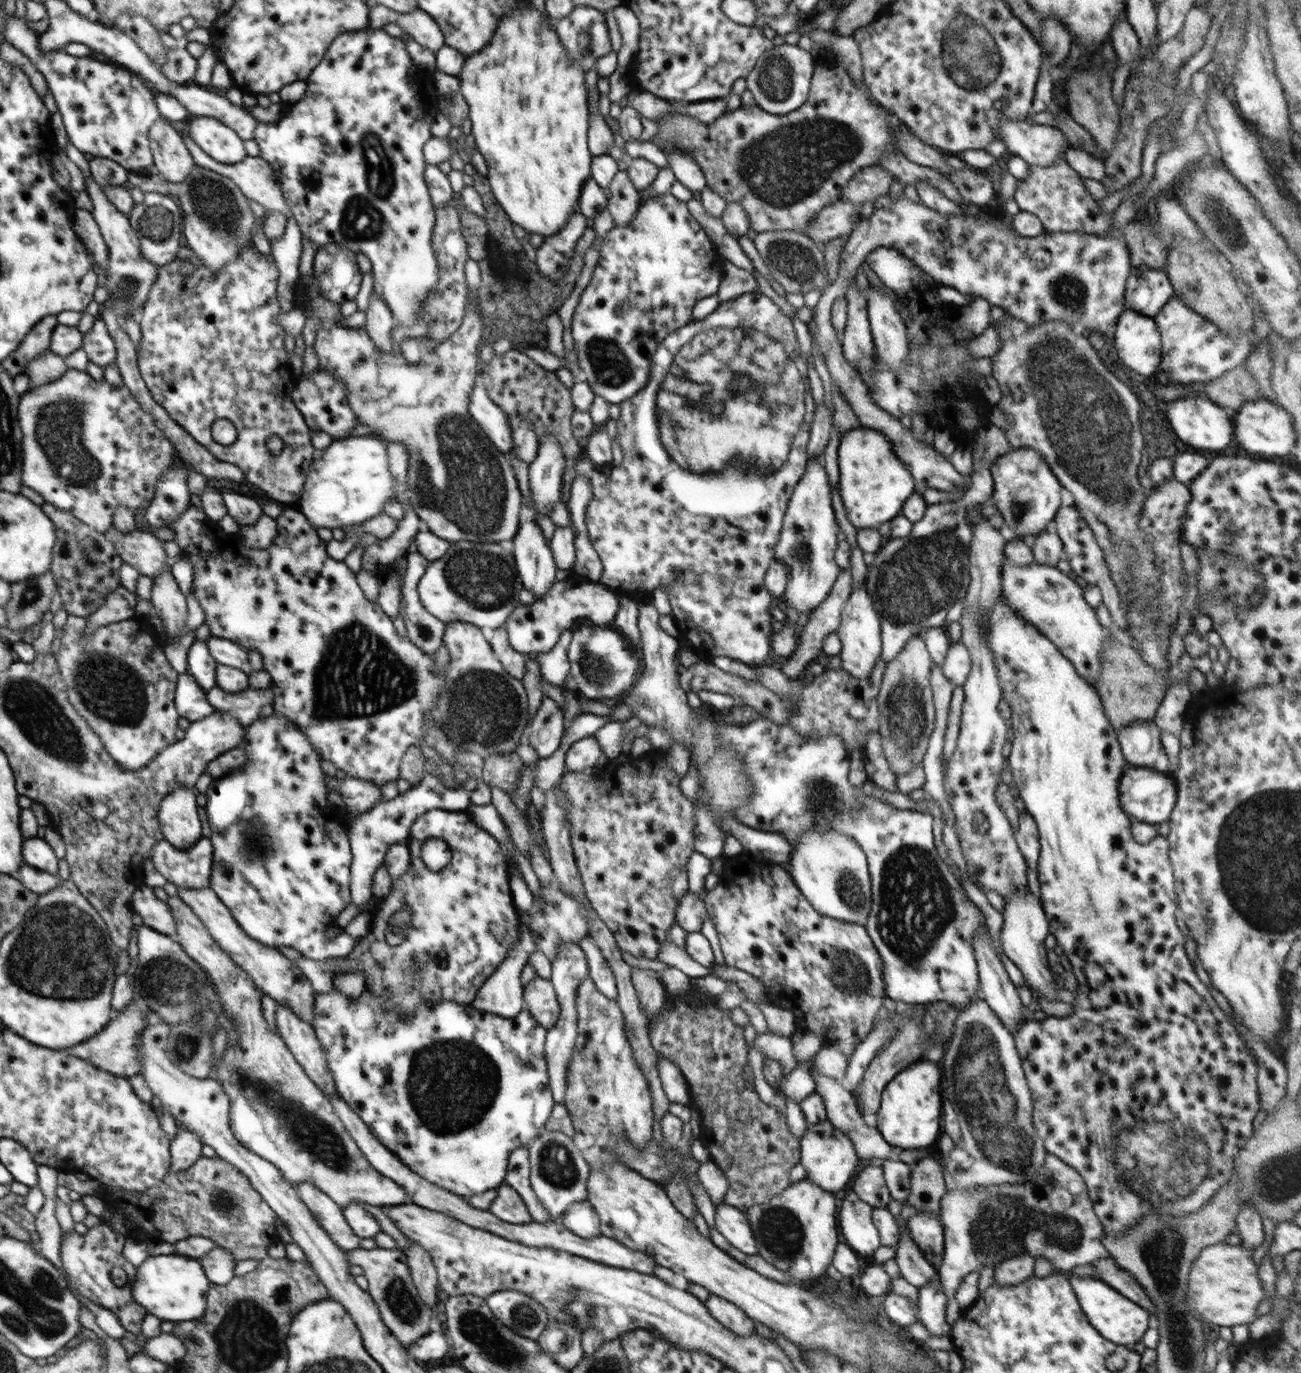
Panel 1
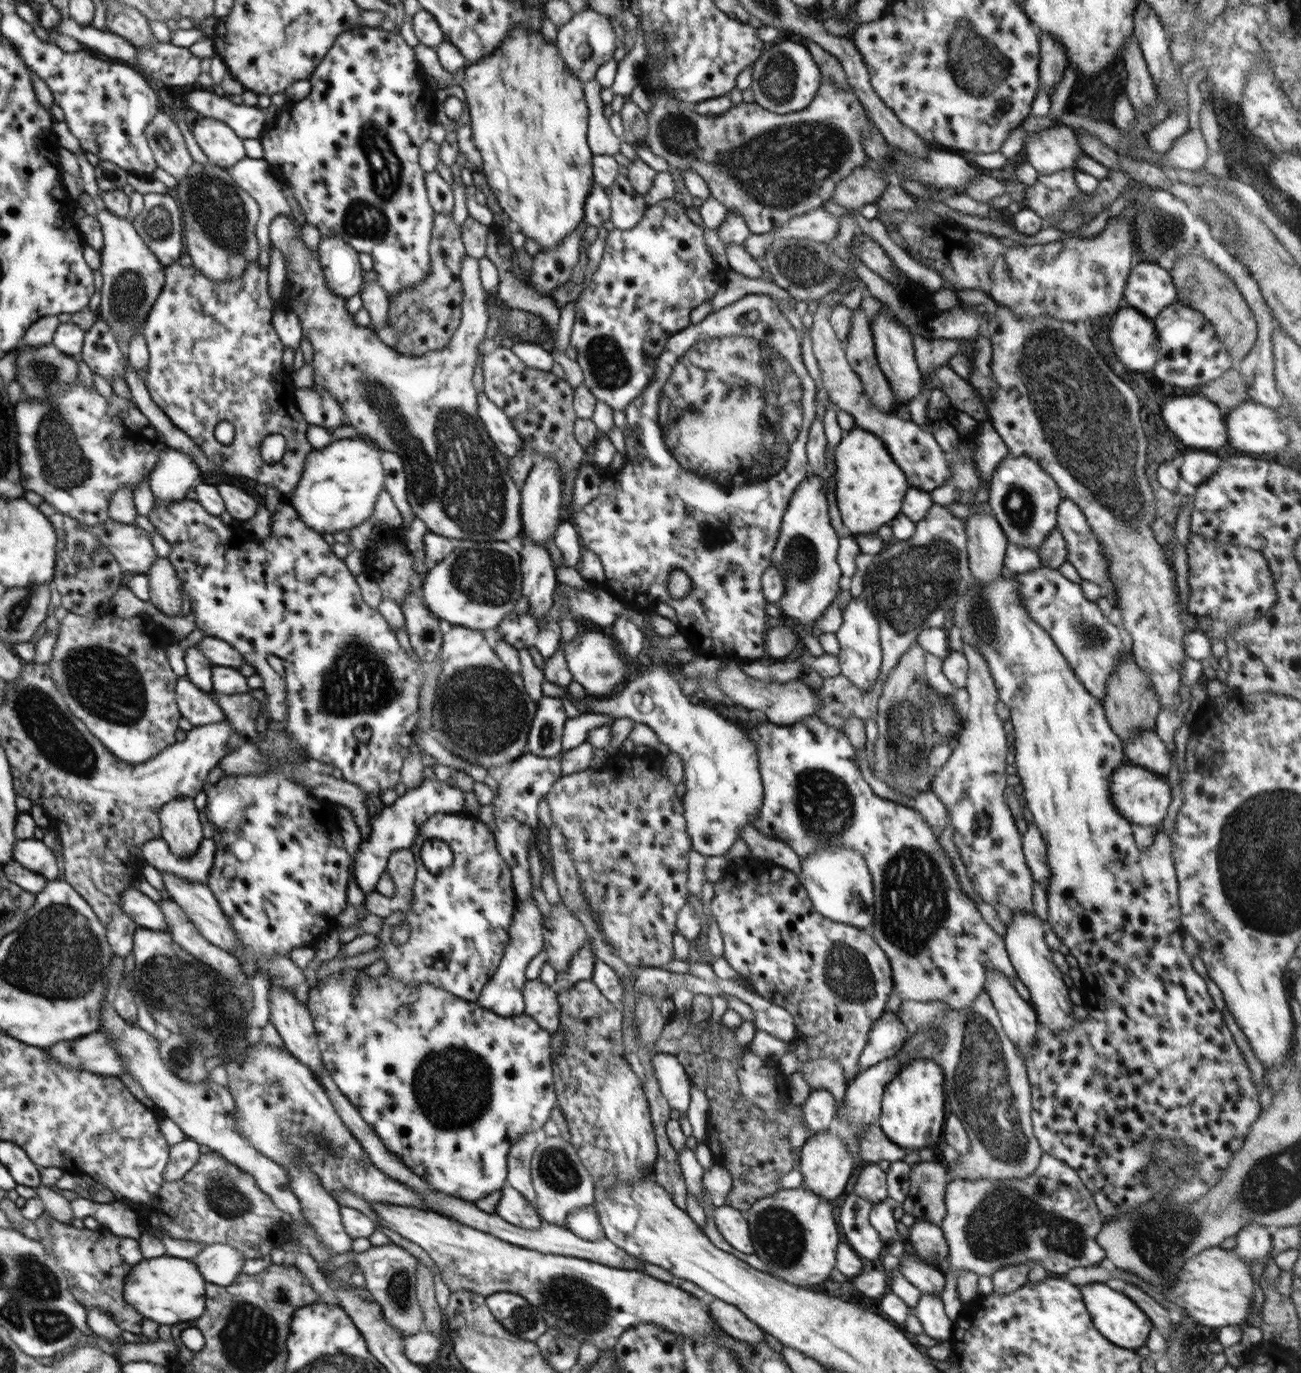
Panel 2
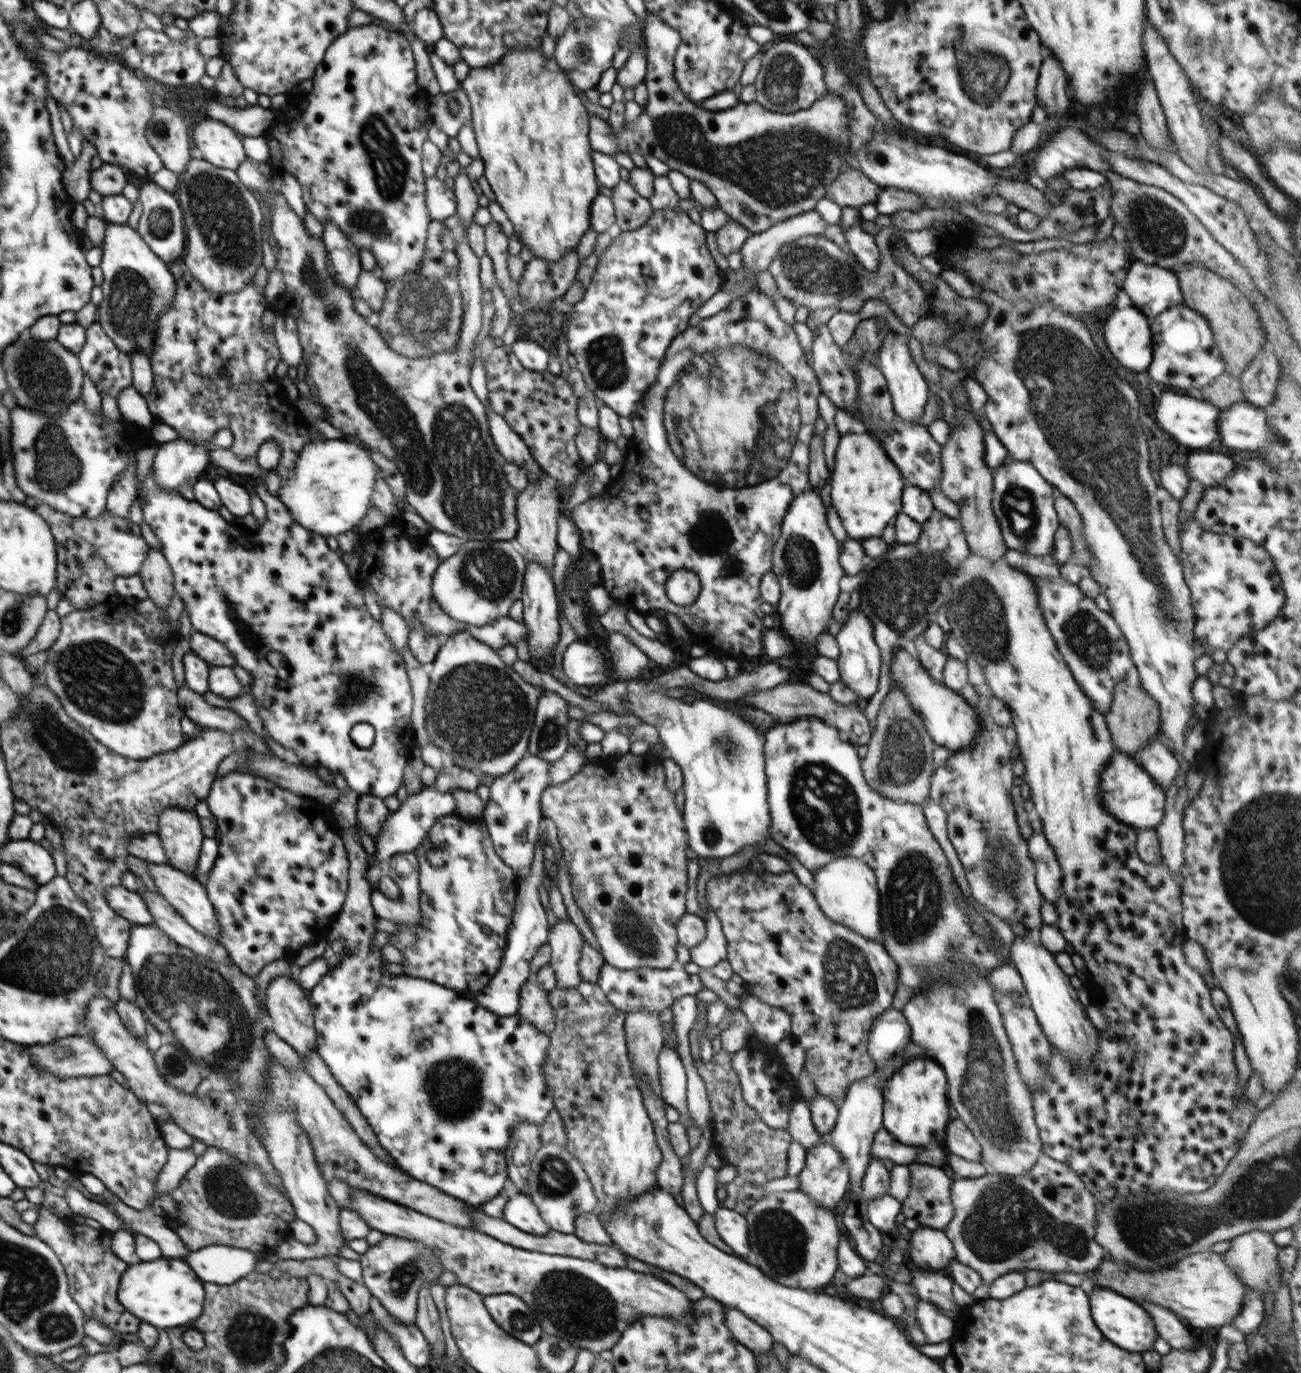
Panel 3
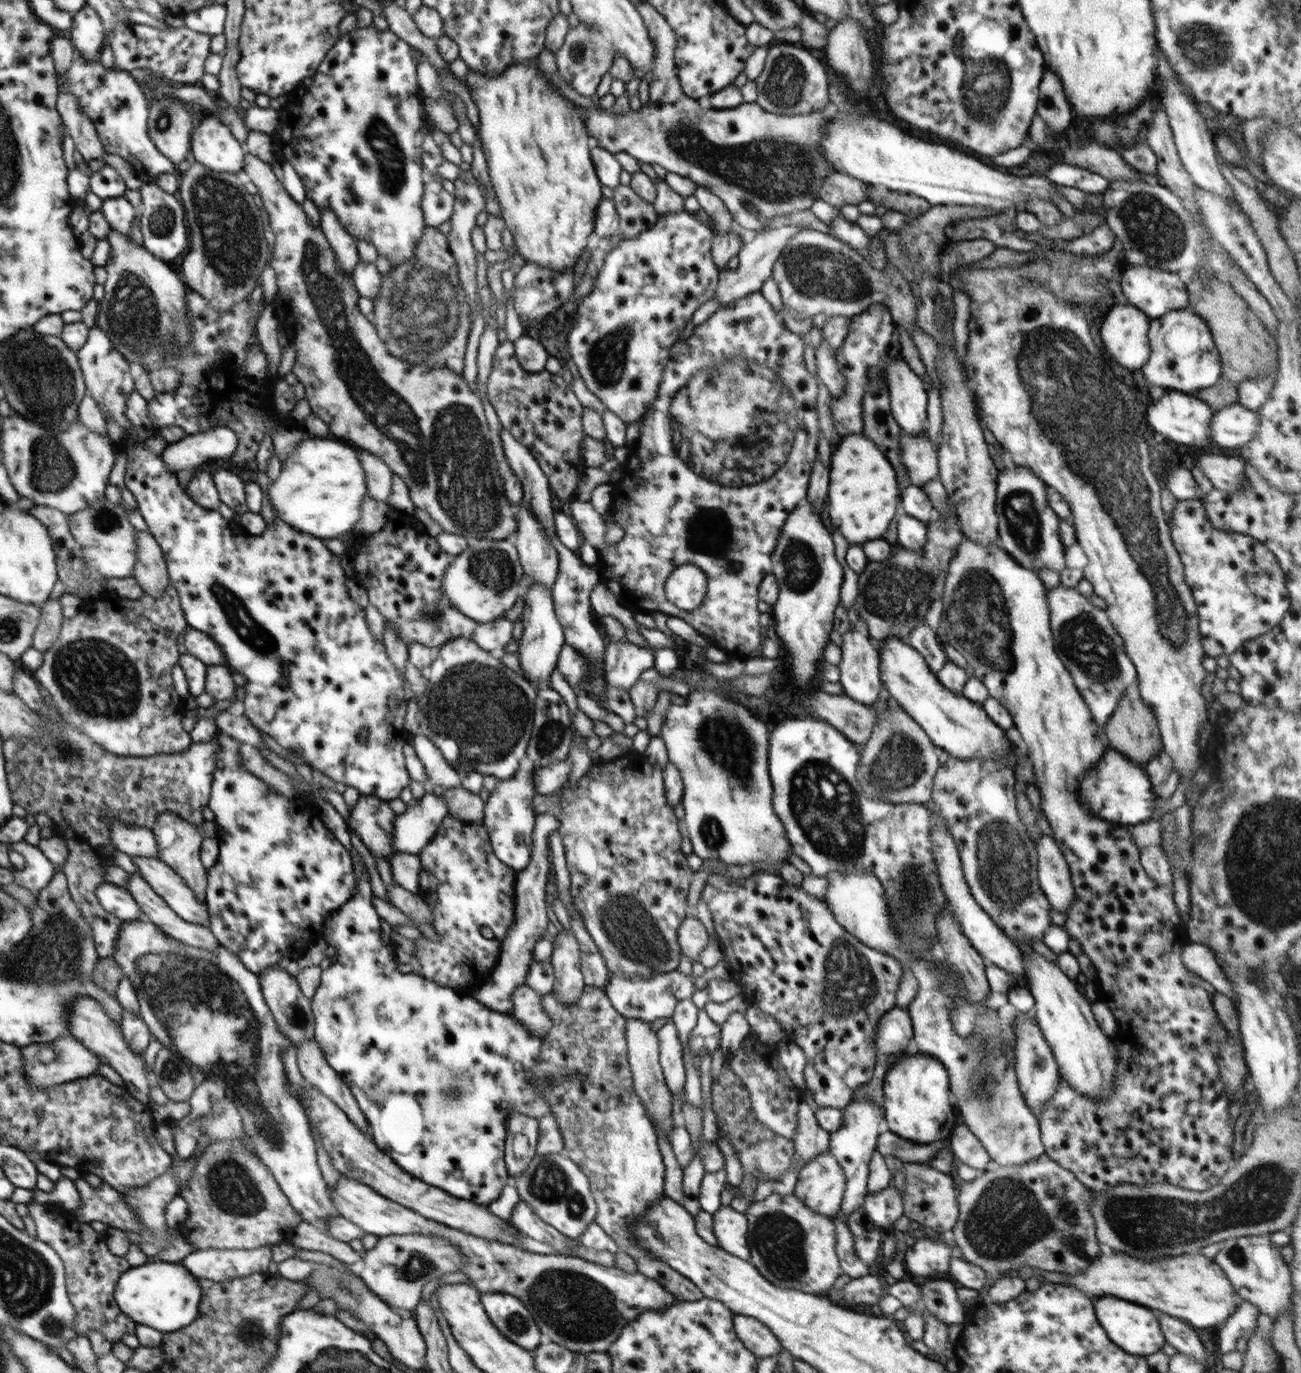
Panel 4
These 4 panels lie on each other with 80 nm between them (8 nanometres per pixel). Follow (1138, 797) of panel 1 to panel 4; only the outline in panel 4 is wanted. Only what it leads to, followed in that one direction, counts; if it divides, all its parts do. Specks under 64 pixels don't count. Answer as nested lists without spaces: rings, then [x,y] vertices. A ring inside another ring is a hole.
[[[1112,748],[1106,750],[1098,759],[1098,762],[1088,770],[1085,777],[1081,780],[1079,798],[1081,798],[1081,802],[1085,804],[1085,807],[1089,808],[1096,816],[1109,822],[1116,822],[1125,826],[1145,823],[1150,820],[1150,818],[1156,814],[1156,806],[1158,806],[1156,801],[1158,799],[1160,800],[1160,798],[1153,793],[1152,783],[1145,773],[1143,766],[1136,765],[1121,752]]]

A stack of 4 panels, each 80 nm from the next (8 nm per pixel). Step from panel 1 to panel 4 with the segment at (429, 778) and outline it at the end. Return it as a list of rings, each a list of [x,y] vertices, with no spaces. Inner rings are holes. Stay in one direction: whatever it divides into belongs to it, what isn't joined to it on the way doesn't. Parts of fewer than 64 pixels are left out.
[[[425,793],[414,804],[408,804],[406,812],[396,815],[392,848],[400,853],[419,855],[448,814],[444,796]]]

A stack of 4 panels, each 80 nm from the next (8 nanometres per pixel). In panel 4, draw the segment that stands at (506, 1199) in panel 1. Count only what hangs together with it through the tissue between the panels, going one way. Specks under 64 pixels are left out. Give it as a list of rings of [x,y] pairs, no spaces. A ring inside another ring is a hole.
[[[520,1200],[513,1210],[511,1220],[519,1232],[528,1235],[534,1240],[550,1244],[552,1248],[556,1249],[558,1255],[575,1254],[579,1241],[569,1239],[560,1231],[557,1231],[553,1226],[546,1224],[536,1216],[532,1209],[523,1201]]]

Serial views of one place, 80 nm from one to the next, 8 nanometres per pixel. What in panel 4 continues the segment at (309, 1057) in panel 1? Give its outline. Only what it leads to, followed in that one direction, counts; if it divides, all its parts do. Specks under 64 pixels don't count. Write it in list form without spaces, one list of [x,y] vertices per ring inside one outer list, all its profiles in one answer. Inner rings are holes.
[[[277,965],[266,967],[259,975],[266,1004],[272,1011],[279,1029],[290,1040],[290,1044],[300,1048],[304,1042],[315,1040],[315,1018],[311,1009],[311,999],[304,996],[295,977]]]

